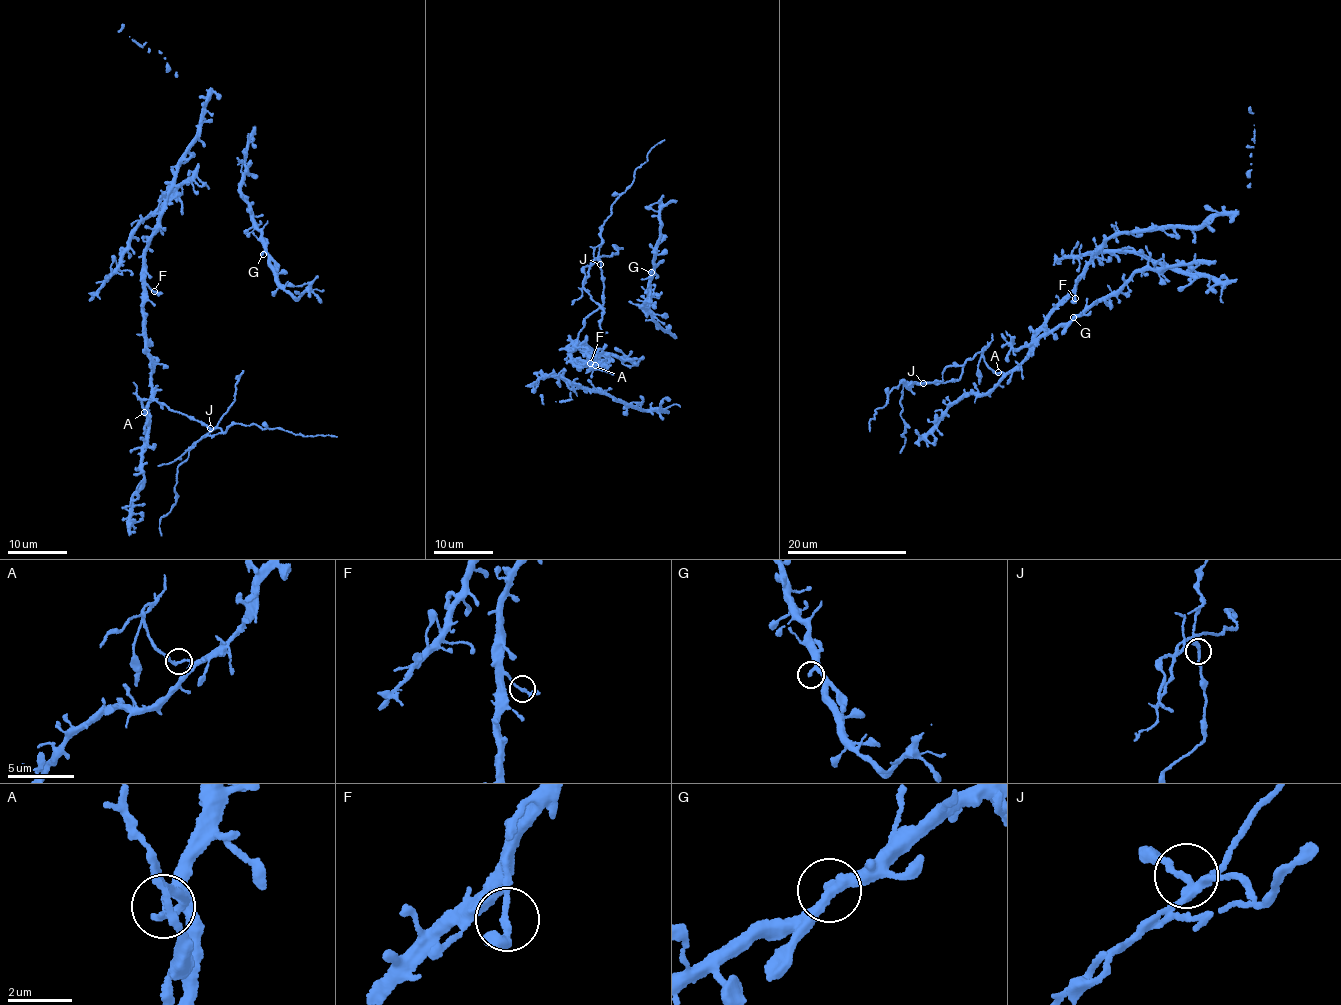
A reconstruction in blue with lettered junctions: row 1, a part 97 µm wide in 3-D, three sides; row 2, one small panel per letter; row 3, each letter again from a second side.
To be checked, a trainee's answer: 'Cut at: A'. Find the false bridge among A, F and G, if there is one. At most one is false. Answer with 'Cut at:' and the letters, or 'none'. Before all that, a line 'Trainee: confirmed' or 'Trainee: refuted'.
Trainee: confirmed
Cut at: A

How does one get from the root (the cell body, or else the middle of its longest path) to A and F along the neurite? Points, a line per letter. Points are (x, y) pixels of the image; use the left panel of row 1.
A: (144, 261), (143, 325), (153, 387), (143, 412)
F: (144, 261), (145, 282), (154, 291)

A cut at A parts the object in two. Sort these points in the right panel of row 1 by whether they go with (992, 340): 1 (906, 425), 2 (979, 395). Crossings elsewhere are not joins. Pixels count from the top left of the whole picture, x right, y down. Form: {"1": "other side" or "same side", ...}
{"1": "same side", "2": "other side"}

